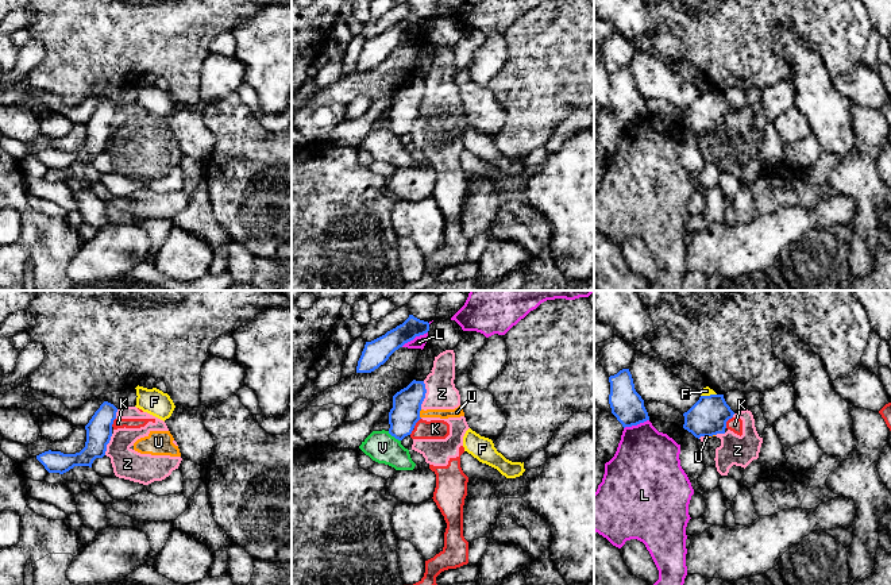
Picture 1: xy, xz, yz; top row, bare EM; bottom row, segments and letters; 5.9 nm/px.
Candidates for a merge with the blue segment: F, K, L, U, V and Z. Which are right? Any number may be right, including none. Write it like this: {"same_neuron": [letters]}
{"same_neuron": []}

